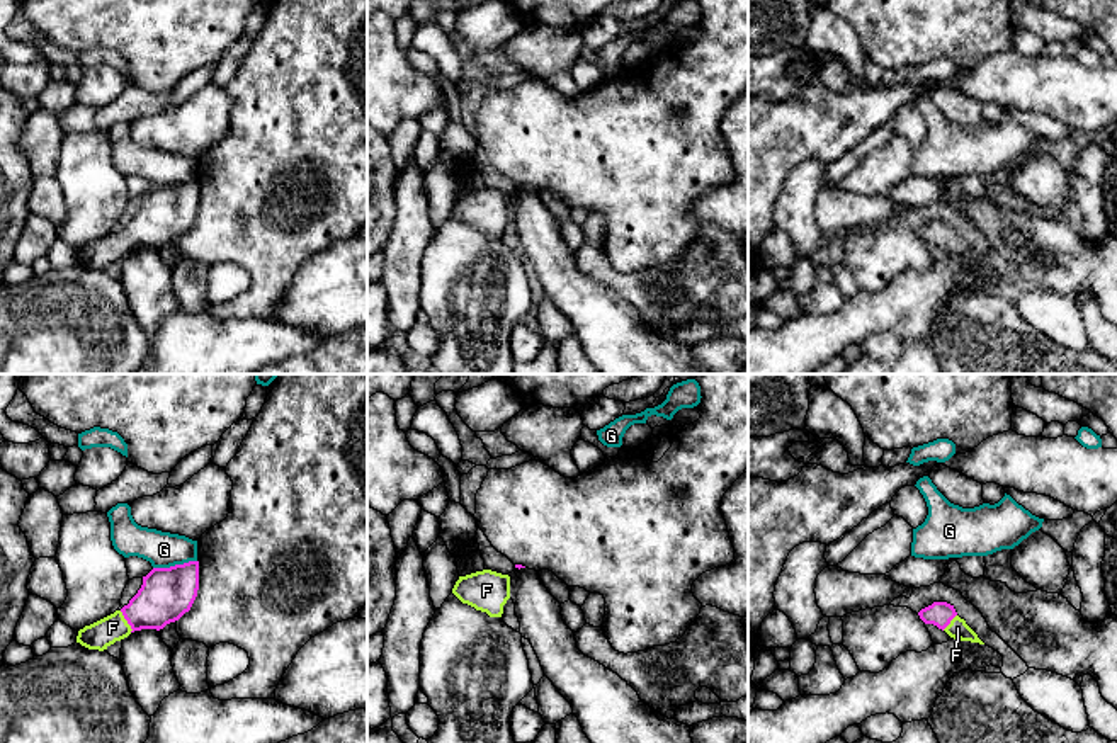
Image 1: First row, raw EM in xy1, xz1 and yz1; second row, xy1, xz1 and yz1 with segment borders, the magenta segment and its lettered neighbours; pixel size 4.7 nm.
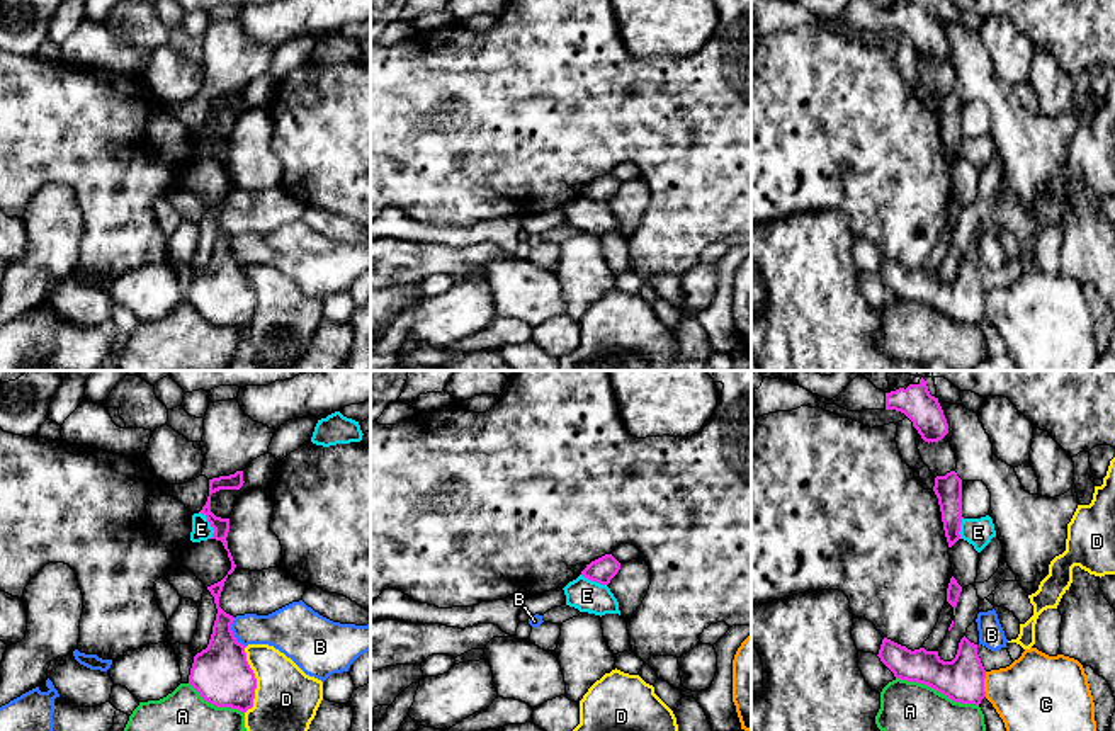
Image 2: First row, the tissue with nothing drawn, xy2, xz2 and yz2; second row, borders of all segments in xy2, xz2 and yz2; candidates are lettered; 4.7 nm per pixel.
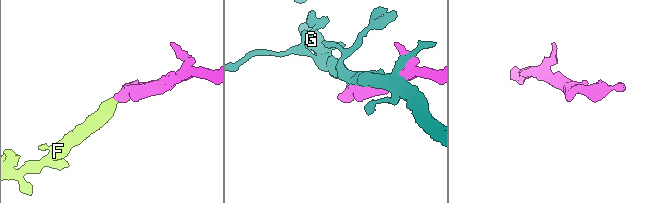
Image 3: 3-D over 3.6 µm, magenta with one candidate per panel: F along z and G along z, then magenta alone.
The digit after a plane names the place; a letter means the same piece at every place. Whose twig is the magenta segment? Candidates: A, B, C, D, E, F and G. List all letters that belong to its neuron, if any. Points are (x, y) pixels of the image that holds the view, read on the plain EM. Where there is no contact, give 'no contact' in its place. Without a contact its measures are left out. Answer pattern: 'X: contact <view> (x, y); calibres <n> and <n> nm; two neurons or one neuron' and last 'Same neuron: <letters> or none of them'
A: contact yz2 (937, 310); calibres 200 and 280 nm; two neurons
B: contact xy2 (232, 252); calibres 280 and 200 nm; two neurons
C: contact yz2 (983, 303); calibres 200 and 380 nm; two neurons
D: contact xy2 (255, 300); calibres 280 and 300 nm; two neurons
E: contact xy2 (211, 145); calibres 80 and 100 nm; two neurons
F: contact xy1 (126, 238); calibres 240 and 130 nm; one neuron
G: contact xy1 (175, 184); calibres 240 and 170 nm; two neurons
Same neuron: F

